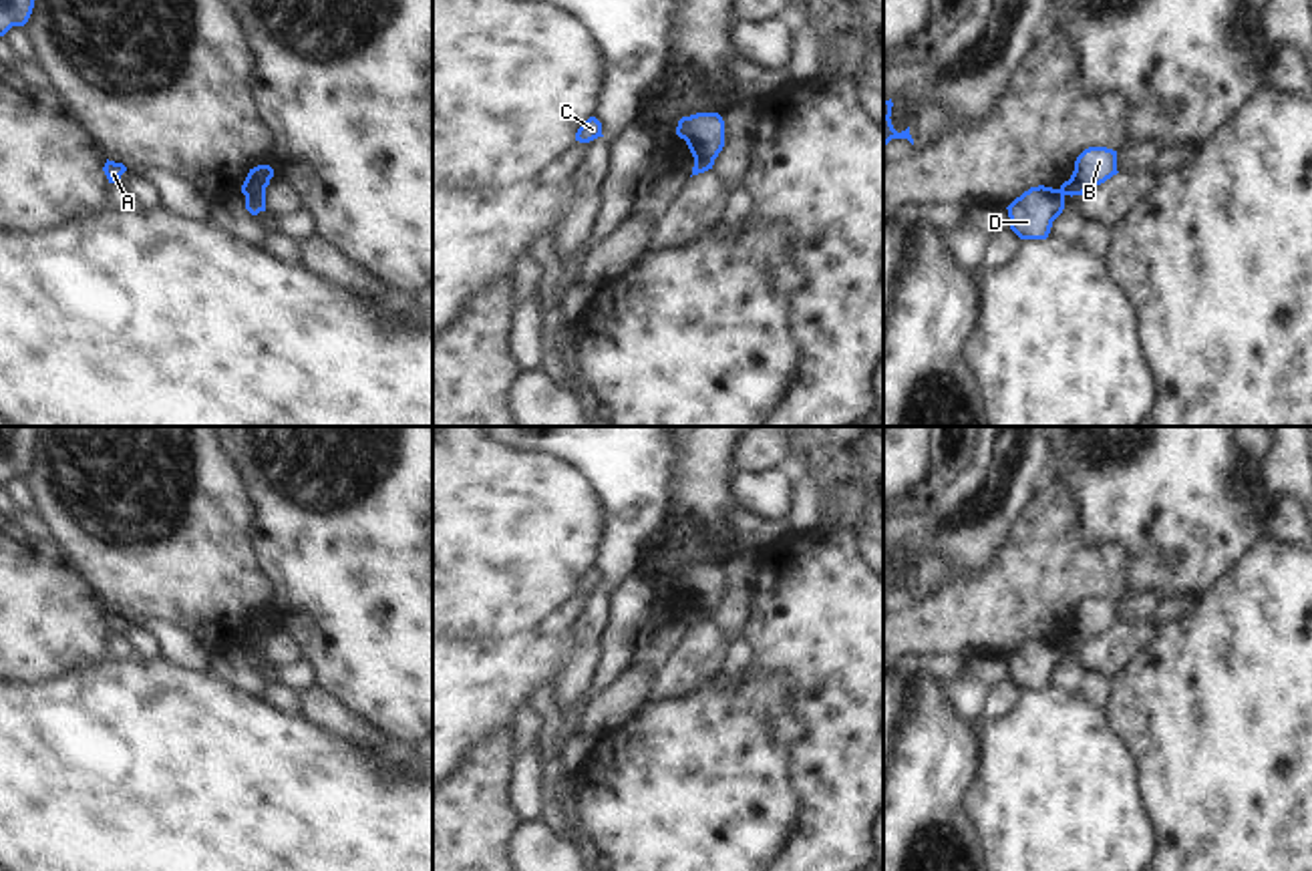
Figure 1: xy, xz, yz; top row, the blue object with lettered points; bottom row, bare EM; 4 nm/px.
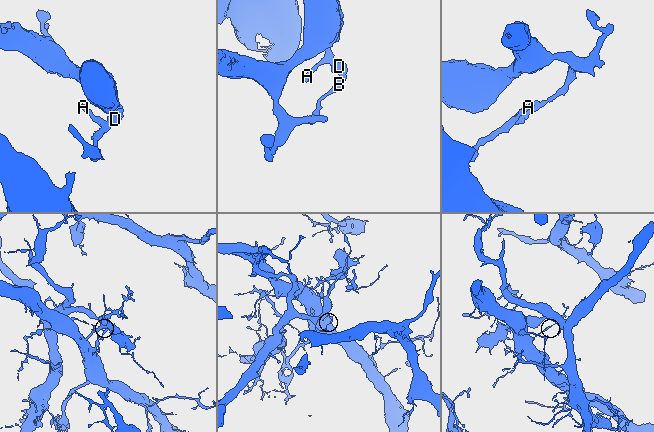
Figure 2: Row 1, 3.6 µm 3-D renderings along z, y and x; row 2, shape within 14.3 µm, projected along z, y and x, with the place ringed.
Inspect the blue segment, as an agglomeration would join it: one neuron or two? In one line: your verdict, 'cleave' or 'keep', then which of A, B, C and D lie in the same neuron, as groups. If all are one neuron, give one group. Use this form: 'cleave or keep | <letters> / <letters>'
cleave | A C D / B

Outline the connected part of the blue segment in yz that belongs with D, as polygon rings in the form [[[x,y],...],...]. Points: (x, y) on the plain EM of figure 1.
[[[1030,638],[1016,648],[1008,658],[1010,680],[1020,690],[1046,690],[1052,672],[1064,660],[1064,644],[1052,638]]]

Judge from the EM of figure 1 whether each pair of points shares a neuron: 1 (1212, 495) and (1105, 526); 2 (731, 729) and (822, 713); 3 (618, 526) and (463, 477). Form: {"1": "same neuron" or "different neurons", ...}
{"1": "same neuron", "2": "different neurons", "3": "different neurons"}

